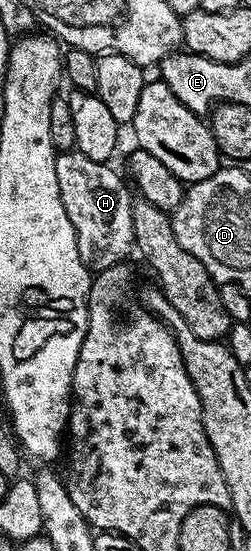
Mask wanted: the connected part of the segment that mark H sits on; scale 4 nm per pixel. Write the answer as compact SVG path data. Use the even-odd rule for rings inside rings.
M64 150L54 160L54 182L60 184L60 200L62 201L62 213L72 220L72 228L76 232L76 248L78 255L87 271L97 272L107 270L113 266L125 263L130 250L135 249L134 229L132 228L132 208L134 202L130 194L132 190L124 181L123 175L113 170L113 165L88 160L88 156L81 154L79 150Z

